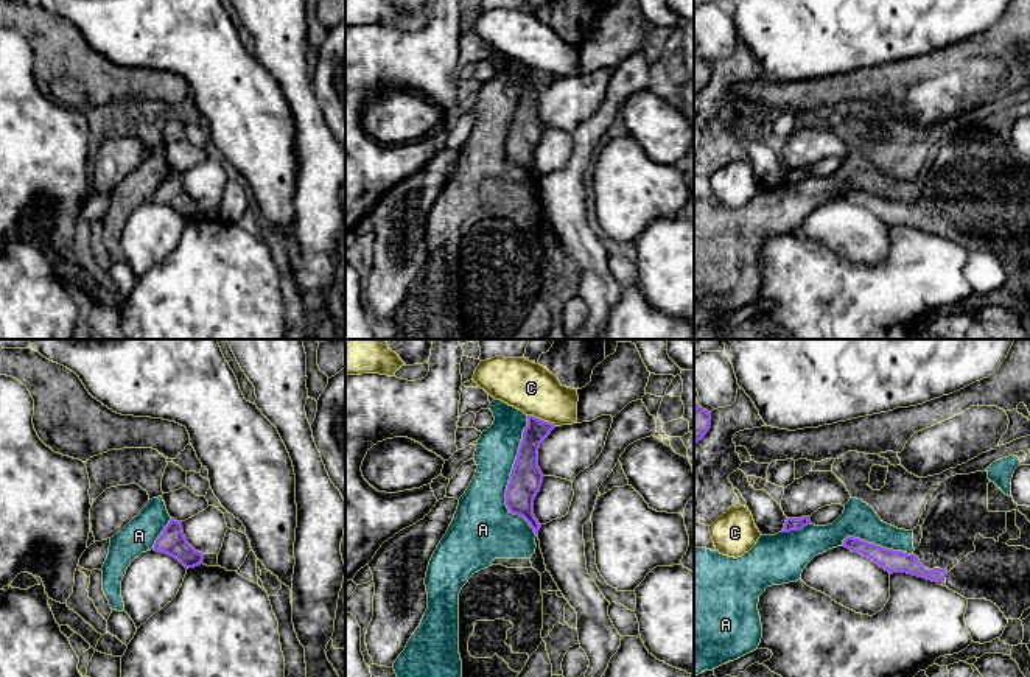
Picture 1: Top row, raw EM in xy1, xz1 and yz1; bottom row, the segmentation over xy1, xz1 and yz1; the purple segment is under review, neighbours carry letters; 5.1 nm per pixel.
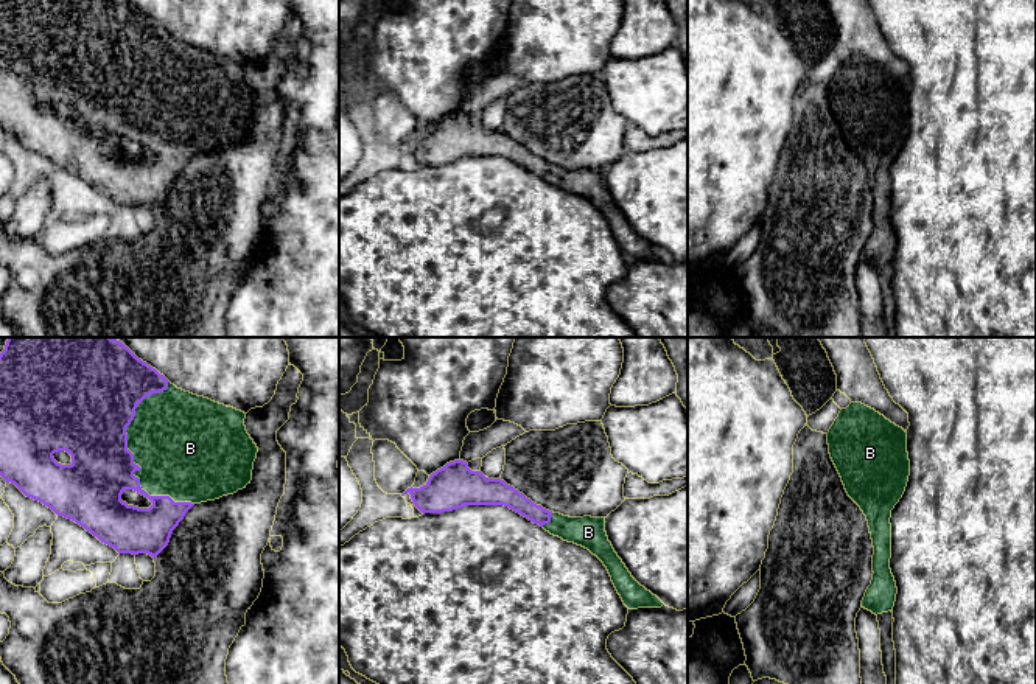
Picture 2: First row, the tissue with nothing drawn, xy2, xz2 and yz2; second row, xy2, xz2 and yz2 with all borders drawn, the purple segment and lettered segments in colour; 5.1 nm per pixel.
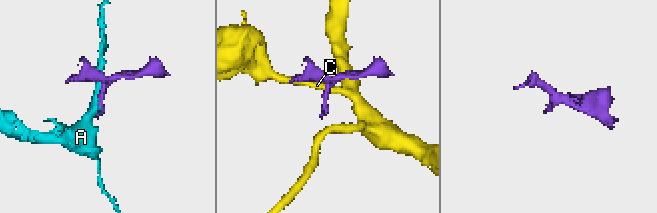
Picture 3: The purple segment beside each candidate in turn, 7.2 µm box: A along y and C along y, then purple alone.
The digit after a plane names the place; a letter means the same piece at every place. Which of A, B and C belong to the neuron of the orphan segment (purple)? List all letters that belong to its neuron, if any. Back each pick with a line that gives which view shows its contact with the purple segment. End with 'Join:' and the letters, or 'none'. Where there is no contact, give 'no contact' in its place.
B: contact in xy2
Join: B

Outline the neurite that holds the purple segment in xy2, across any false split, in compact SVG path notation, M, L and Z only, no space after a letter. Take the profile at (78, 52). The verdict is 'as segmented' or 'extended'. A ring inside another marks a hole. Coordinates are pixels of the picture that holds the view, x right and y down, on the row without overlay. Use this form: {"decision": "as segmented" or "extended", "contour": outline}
{"decision": "extended", "contour": "M5 0L0 5L0 127L5 134L14 135L26 149L42 154L58 168L75 173L118 205L148 205L156 210L168 197L173 182L194 155L233 146L250 135L258 99L246 82L244 70L246 65L241 62L177 40L129 0ZM59 103L72 107L70 117L54 112L53 106ZM126 141L140 145L152 157L149 160L128 157L121 152Z"}

